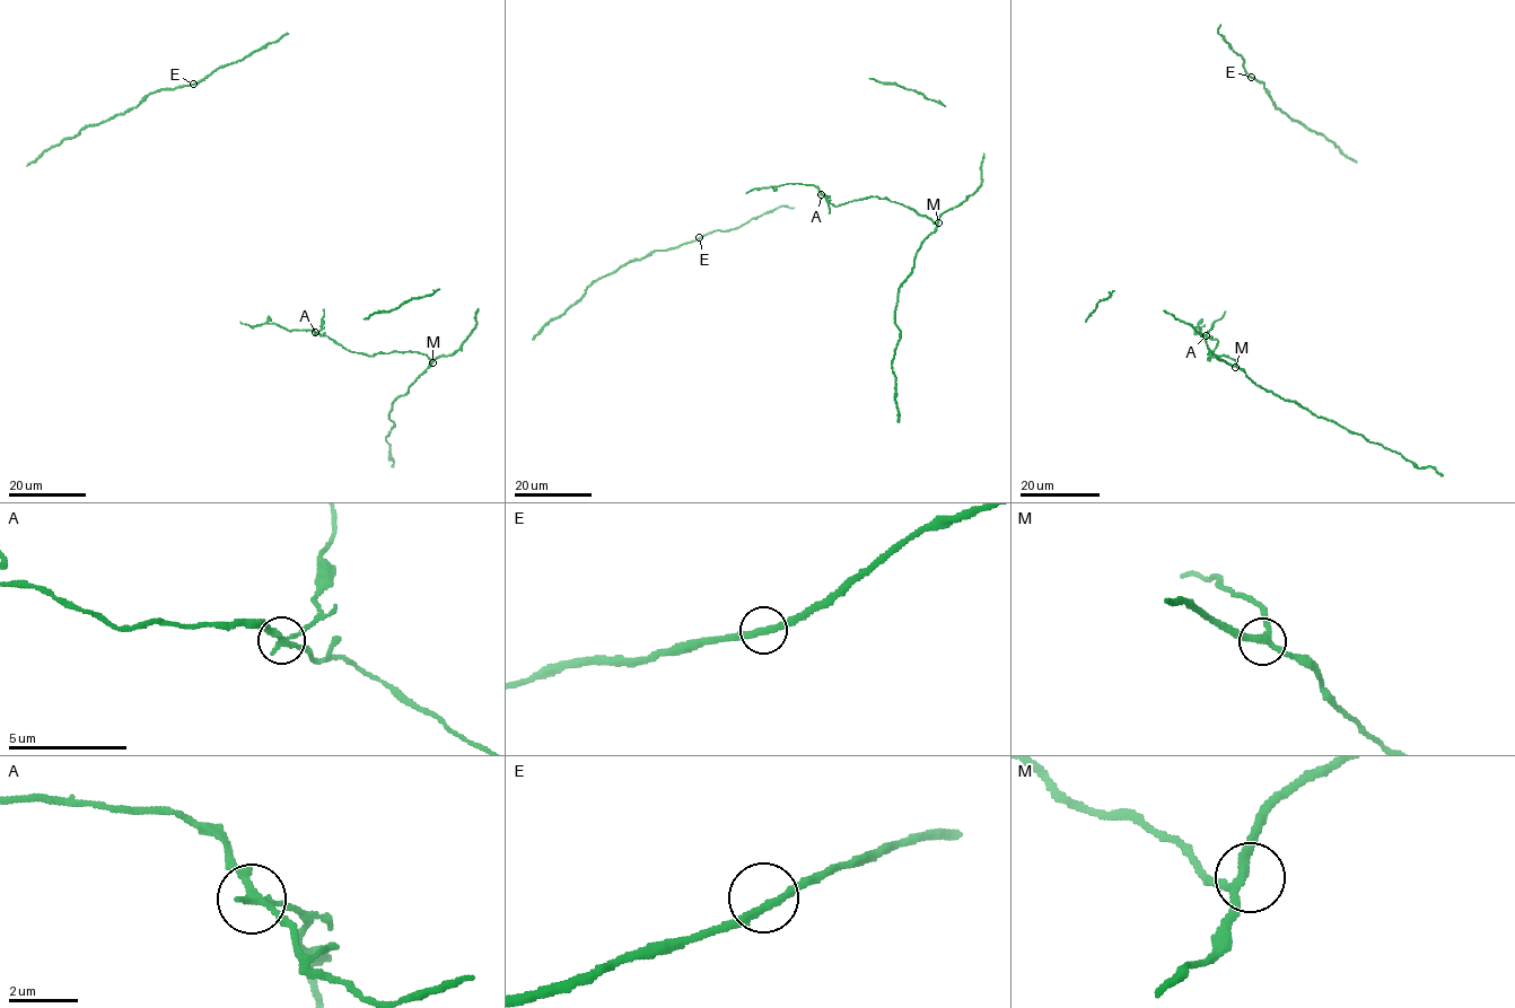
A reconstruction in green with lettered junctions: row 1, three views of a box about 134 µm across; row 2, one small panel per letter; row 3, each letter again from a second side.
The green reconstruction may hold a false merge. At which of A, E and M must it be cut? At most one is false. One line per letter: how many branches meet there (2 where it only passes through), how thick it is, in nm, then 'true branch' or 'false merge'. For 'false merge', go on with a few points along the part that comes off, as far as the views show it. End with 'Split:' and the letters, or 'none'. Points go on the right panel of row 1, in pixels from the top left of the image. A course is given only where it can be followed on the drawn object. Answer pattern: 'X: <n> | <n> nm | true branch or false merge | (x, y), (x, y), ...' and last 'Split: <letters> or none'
A: 3 | 200 nm | false merge | (1207, 335), (1225, 312)
E: 2 | 240 nm | true branch
M: 3 | 240 nm | true branch
Split: A

